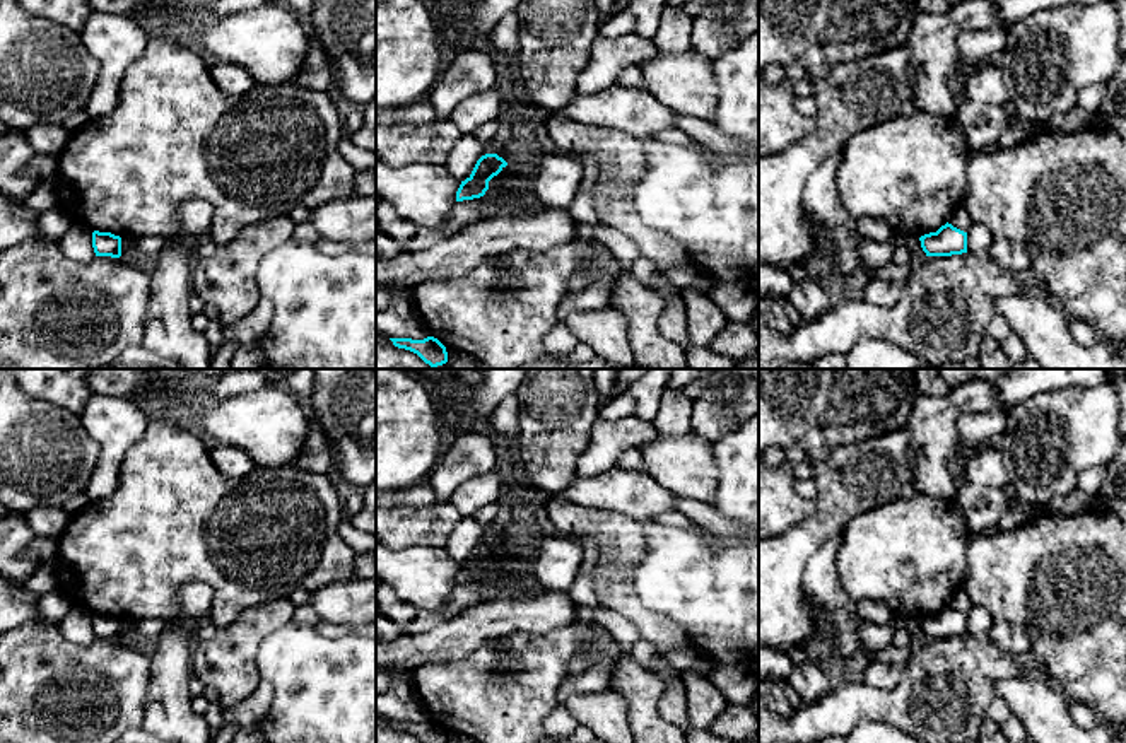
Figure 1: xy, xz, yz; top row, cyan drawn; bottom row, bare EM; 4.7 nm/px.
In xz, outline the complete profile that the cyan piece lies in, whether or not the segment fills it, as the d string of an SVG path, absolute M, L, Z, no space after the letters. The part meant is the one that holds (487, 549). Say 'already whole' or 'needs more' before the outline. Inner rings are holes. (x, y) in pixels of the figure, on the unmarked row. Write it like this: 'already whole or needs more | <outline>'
already whole | M497 536L482 538L477 543L472 557L465 564L461 564L456 574L456 584L484 579L489 572L489 564L497 559L506 548L507 545Z

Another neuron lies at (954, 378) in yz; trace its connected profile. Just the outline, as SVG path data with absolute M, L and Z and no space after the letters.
M936 369L945 379L950 391L969 383L969 381L986 381L994 384L1008 369Z

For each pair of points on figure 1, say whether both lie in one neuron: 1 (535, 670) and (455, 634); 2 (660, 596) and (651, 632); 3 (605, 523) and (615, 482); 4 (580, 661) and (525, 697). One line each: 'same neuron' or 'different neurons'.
1: different neurons
2: different neurons
3: different neurons
4: different neurons

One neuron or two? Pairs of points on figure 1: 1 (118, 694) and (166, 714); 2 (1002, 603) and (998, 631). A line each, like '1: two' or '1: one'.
1: two
2: two

